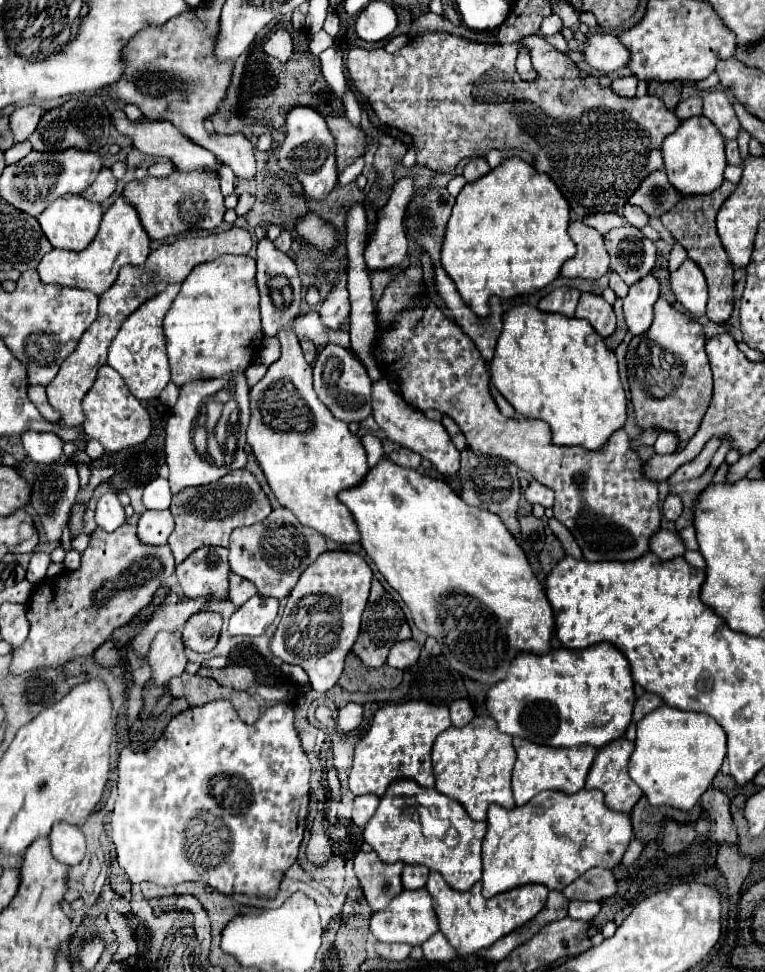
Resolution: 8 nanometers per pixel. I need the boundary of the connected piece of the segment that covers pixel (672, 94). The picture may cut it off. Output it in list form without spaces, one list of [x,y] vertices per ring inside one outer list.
[[[651,81],[649,83],[649,93],[663,99],[663,103],[673,111],[681,99],[681,83],[659,83],[659,81]]]

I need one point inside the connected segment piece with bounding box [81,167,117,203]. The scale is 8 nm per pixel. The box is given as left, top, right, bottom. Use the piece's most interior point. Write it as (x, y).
(104, 185)

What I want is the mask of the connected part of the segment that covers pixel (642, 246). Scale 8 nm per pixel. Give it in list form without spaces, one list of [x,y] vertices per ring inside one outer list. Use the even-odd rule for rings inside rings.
[[[631,225],[611,229],[605,235],[605,249],[611,257],[611,271],[627,285],[641,281],[655,265],[655,243]]]

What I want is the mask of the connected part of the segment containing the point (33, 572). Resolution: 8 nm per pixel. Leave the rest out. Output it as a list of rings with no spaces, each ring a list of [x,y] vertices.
[[[35,553],[35,555],[31,557],[29,569],[27,569],[27,579],[29,579],[31,583],[39,583],[39,581],[43,581],[49,563],[51,563],[51,559],[49,559],[47,553]]]

